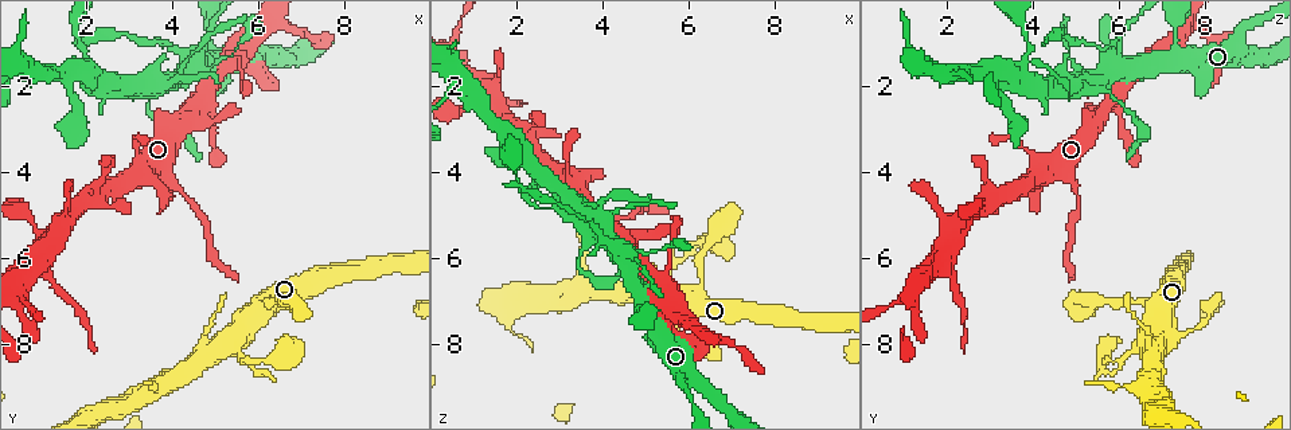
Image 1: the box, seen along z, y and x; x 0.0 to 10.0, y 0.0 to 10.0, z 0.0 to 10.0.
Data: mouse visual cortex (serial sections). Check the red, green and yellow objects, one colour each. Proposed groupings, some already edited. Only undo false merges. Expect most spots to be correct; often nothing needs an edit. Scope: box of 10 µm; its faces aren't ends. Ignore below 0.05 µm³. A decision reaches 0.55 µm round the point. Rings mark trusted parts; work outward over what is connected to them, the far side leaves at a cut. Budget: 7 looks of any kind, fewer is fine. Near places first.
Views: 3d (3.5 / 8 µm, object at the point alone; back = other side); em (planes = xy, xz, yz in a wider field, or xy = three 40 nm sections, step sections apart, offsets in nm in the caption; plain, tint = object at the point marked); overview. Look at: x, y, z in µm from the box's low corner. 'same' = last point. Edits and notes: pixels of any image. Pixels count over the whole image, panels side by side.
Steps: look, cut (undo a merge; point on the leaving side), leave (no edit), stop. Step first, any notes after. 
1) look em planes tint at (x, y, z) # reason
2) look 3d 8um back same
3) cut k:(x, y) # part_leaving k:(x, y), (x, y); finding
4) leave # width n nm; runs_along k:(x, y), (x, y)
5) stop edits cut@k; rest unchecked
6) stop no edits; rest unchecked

look 3d 3.5um at (4.25, 4.40, 5.05) # sudden change in width

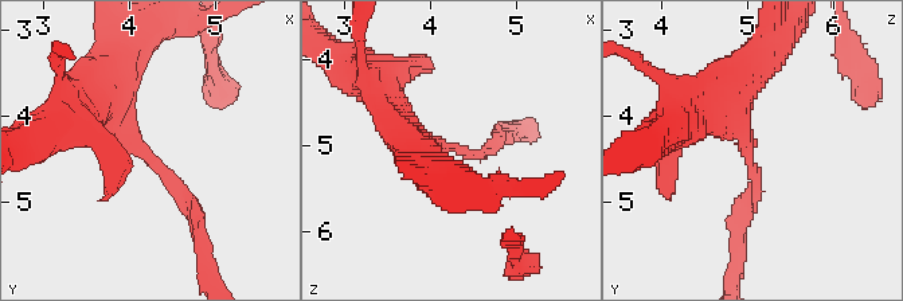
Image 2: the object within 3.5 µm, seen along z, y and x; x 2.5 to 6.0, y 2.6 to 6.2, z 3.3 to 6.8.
look em xy step 2 tint at (4.20, 4.45, 5.05) # arm_widths 150, 400 nm; need the tissue

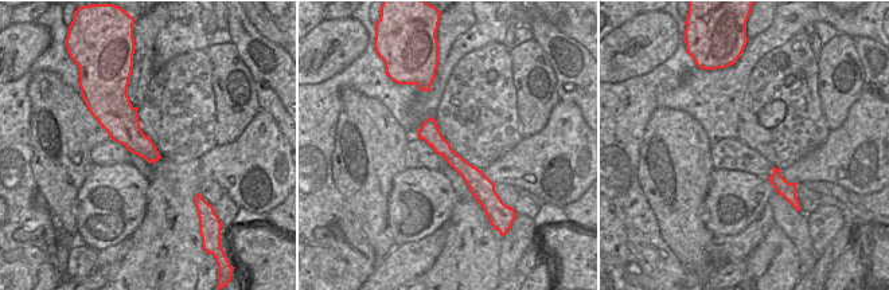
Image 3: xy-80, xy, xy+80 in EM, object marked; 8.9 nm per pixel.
leave # runs_along 3:(428, 122), (482, 198); one cell here

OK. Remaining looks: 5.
look 3d 3.5um back at (5.60, 8.30, 5.85) # thick turns thin

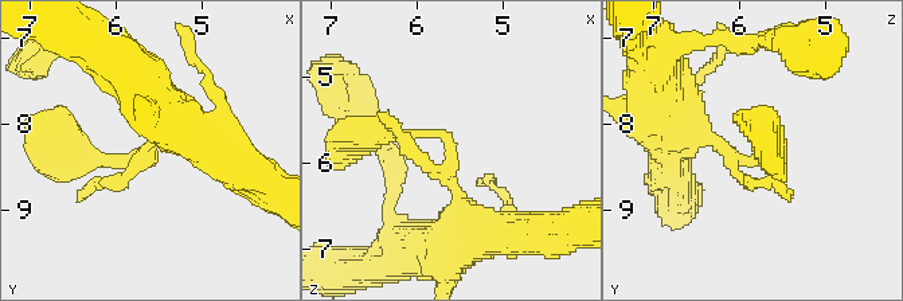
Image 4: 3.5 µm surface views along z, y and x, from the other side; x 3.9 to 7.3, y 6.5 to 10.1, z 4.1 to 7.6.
look em planes tint at (5.65, 8.35, 5.85) # shape alone is not enough

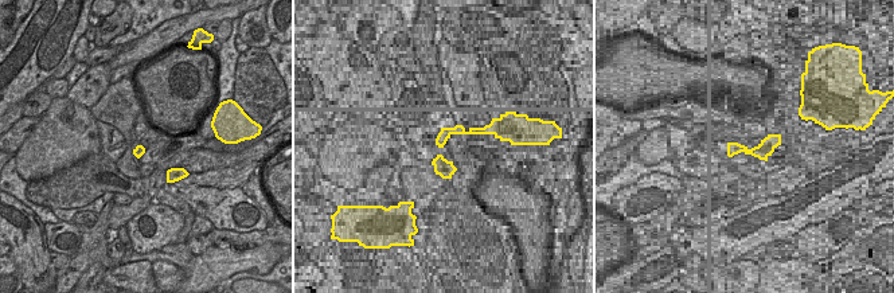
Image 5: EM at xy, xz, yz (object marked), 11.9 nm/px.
look em xy step 2 tint same # cut it another way

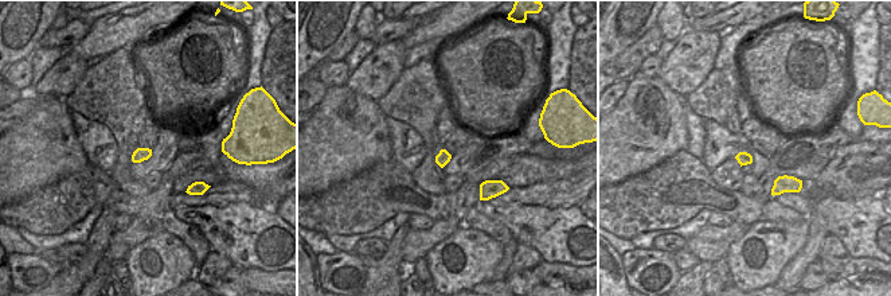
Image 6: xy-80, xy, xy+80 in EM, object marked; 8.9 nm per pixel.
leave # runs_along 4:(163, 120), (147, 160), (93, 160), (69, 140); continuous, no second cell

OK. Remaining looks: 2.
look 3d 3.5um at (3.70, 2.05, 5.10) # three arms meet

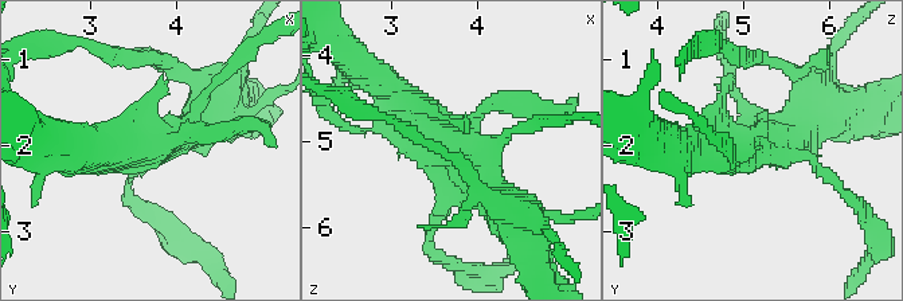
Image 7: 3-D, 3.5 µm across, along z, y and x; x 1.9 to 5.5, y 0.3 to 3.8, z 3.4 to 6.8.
look em xy step 3 tint at (3.70, 2.00, 5.10) # shape alone is not enough

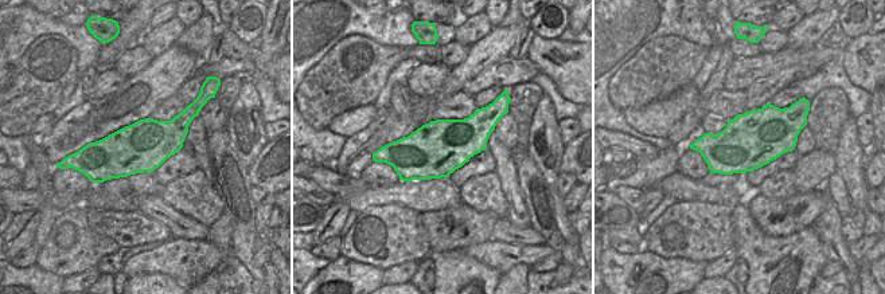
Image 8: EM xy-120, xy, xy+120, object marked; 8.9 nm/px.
leave # one cell here

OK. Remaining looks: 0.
stop no edits; rest unchecked

